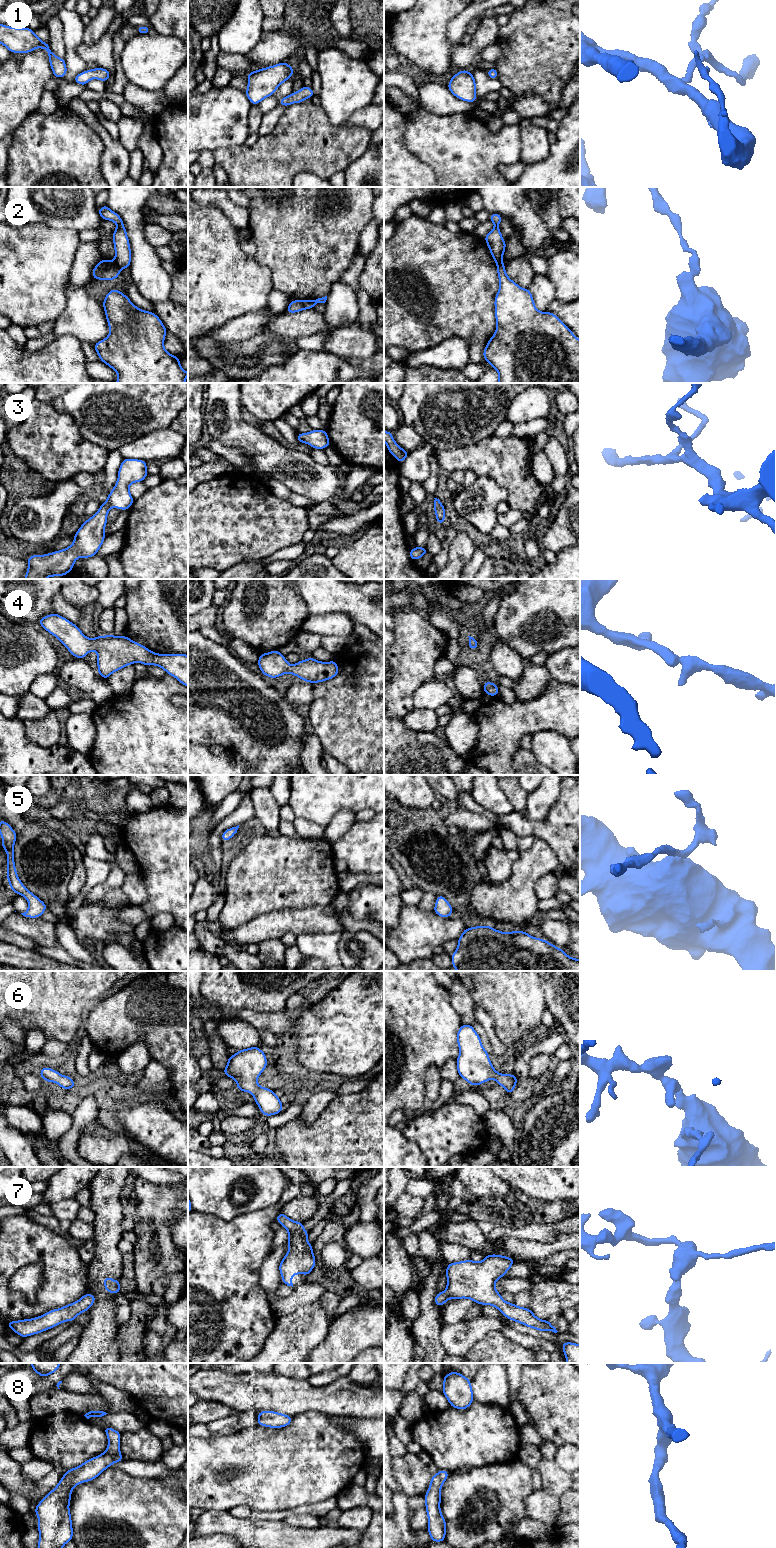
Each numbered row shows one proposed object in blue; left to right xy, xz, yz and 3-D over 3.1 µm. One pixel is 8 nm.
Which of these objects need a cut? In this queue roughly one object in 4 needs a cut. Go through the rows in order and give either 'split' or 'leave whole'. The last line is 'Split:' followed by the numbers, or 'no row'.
1: leave whole
2: split
3: leave whole
4: leave whole
5: leave whole
6: leave whole
7: leave whole
8: leave whole
Split: 2

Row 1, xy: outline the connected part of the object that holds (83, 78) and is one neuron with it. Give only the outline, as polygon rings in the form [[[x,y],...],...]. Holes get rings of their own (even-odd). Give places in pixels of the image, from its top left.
[[[98,67],[98,68],[94,68],[92,70],[88,69],[84,72],[77,74],[74,77],[73,81],[80,85],[86,86],[86,84],[91,79],[98,79],[105,83],[111,75],[112,74],[107,69]]]

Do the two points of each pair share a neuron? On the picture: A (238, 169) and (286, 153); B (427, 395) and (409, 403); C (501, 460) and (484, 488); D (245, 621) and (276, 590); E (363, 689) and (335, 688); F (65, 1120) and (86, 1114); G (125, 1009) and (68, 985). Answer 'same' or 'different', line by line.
A: same
B: same
C: different
D: same
E: same
F: different
G: different

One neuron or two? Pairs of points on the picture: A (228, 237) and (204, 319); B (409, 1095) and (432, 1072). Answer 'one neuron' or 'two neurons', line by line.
A: one neuron
B: two neurons

